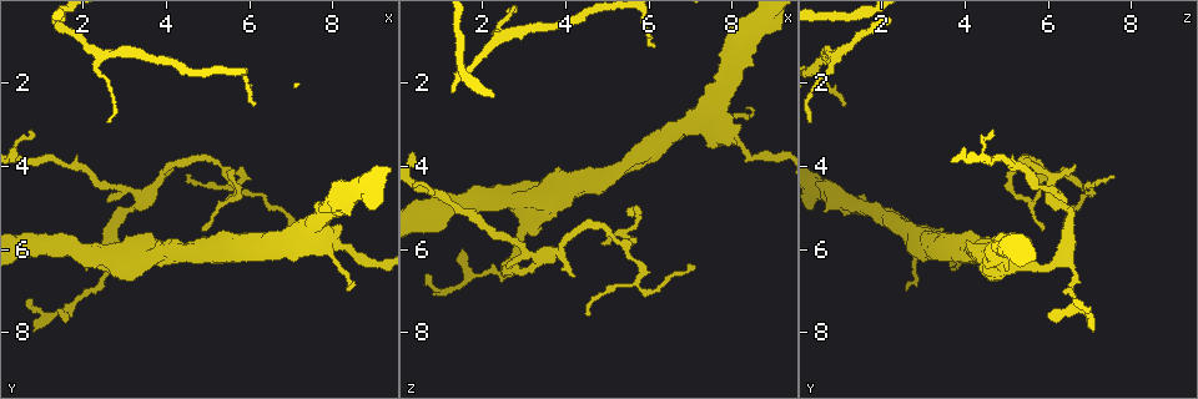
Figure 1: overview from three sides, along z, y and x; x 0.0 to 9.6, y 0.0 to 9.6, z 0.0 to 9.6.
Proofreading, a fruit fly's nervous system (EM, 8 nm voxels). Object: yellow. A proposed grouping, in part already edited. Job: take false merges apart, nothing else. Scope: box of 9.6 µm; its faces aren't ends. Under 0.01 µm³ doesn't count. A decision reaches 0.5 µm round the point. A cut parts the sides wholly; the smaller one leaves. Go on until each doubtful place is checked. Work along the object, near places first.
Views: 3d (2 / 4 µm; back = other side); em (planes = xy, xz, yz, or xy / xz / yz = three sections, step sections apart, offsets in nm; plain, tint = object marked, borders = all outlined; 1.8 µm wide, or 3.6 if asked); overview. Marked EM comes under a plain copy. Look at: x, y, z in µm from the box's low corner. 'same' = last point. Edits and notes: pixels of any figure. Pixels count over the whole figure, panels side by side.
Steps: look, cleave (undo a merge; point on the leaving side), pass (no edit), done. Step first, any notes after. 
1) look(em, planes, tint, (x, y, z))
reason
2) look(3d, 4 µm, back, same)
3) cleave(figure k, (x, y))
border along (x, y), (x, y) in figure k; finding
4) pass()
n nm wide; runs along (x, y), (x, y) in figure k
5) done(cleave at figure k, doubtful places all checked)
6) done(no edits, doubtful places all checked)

look(em, xy, step 4, tint, (3.35, 4.85, 6.20))
three arms meet

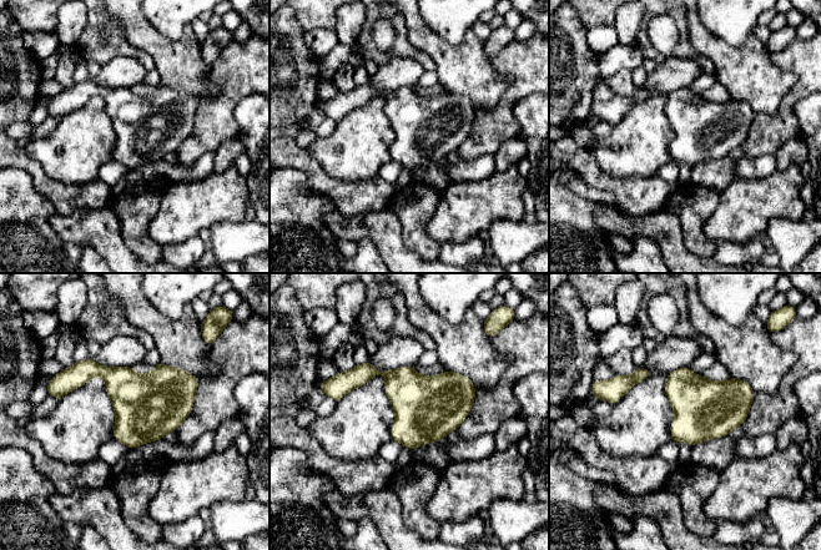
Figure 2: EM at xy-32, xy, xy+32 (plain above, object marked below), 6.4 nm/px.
look(em, planes, tint, same)

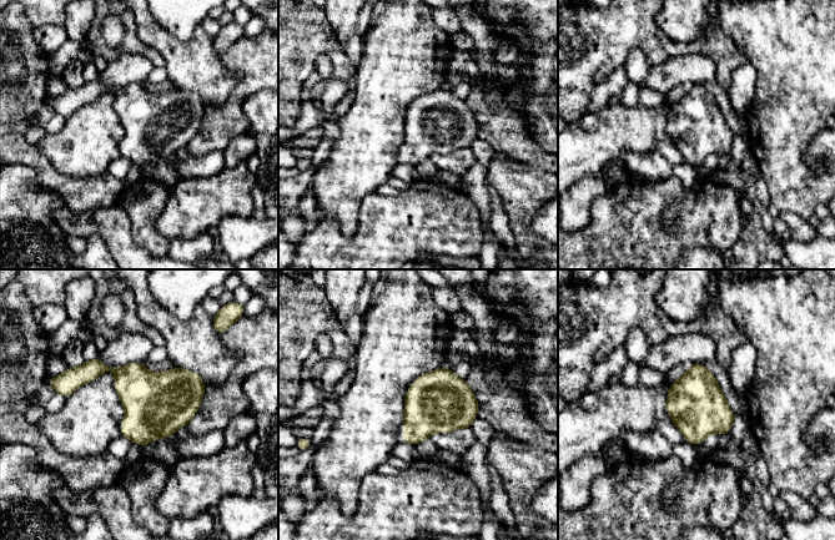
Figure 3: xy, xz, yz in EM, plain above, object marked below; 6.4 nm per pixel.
pass()
one neuron here

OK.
look(3d, 4 µm, (3.20, 6.25, 5.10))
sudden change in width

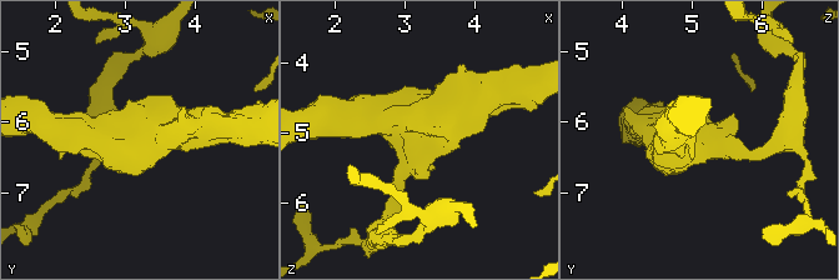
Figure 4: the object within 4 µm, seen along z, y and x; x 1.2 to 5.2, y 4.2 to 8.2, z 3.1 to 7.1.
look(em, 3.6 µm, planes, tint, (3.15, 6.20, 5.10))
shape alone is not enough

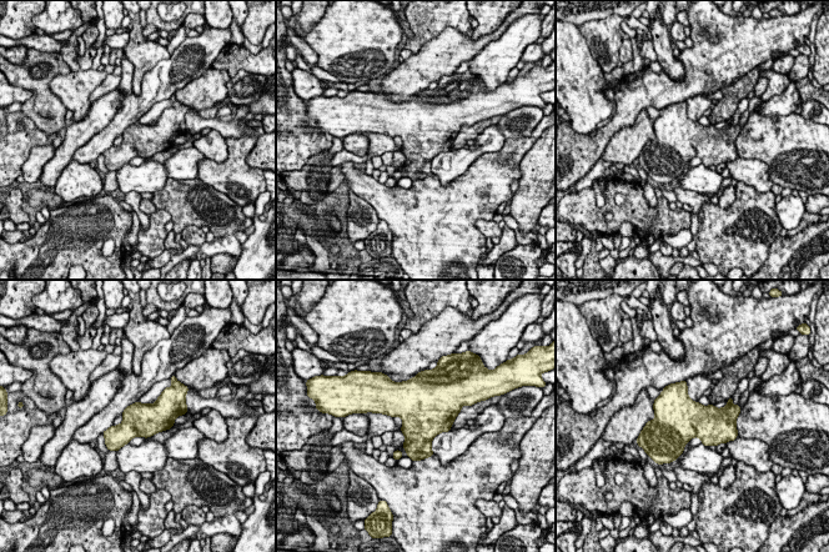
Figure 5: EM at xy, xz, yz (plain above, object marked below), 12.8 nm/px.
pass()
continuous, no second neuron

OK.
look(3d, 4 µm, back, (7.55, 5.85, 2.85))
four arms meet

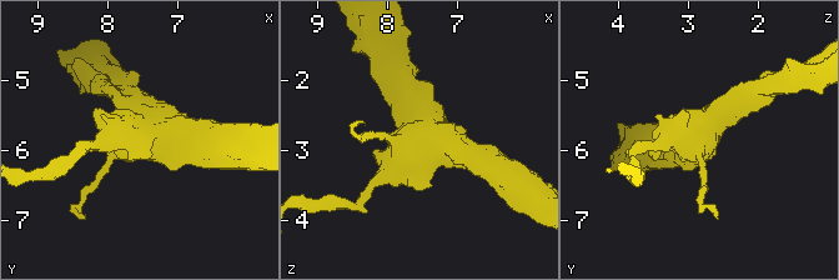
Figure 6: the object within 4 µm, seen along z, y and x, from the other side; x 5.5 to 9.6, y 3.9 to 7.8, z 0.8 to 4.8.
look(em, 3.6 µm, planes, tint, (7.60, 5.80, 2.90))
now the EM

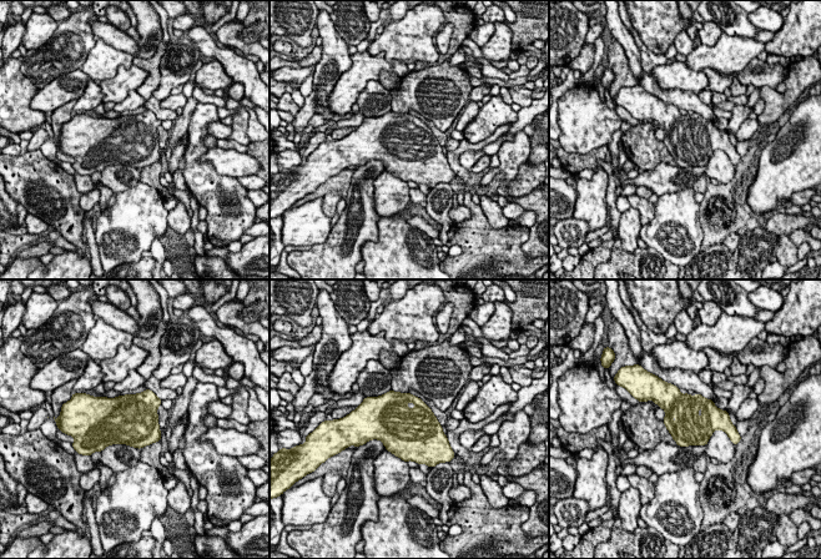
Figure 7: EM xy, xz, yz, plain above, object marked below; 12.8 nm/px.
pass()
all the same neuron

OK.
done(no edits, doubtful places all checked)

